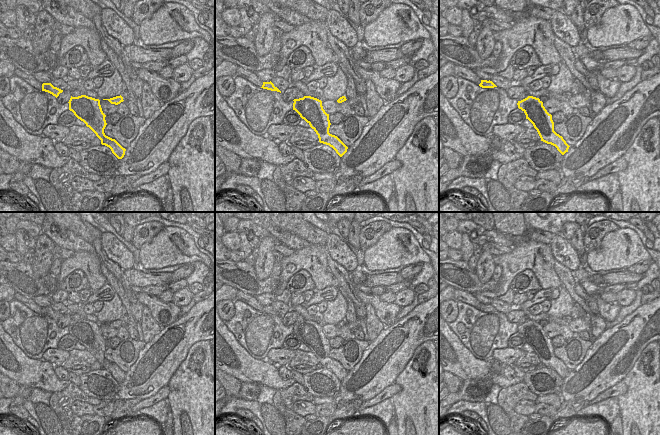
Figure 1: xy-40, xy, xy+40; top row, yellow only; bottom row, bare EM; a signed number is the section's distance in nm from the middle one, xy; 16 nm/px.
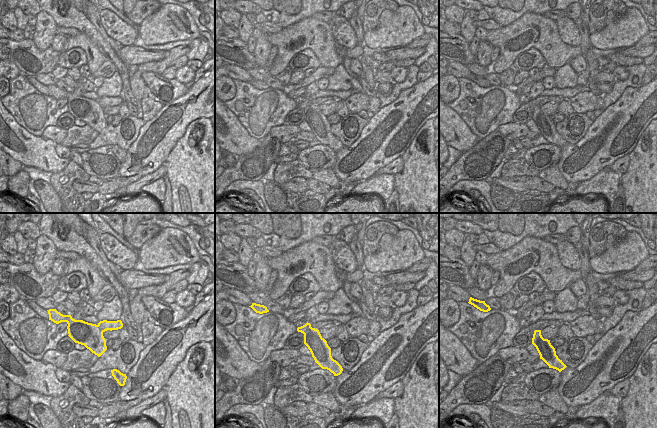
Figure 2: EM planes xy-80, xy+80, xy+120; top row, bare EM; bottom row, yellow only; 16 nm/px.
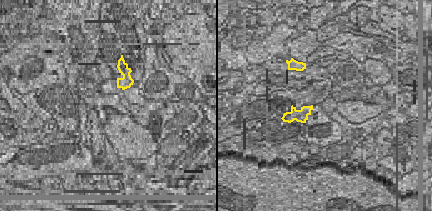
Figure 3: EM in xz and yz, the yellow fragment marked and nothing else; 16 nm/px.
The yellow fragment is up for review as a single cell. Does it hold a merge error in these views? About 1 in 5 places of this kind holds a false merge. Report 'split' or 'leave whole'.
split

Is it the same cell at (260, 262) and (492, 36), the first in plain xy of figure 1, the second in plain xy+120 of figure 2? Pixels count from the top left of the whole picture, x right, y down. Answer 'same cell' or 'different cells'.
different cells

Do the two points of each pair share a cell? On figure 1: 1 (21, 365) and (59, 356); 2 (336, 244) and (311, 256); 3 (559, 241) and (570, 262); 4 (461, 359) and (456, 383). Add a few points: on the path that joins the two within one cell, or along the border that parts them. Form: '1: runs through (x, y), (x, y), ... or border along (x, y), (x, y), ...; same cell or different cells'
1: border along (43, 359), (55, 366); different cells
2: border along (324, 245), (326, 249); different cells
3: runs through (560, 246), (569, 257); same cell
4: border along (449, 372), (462, 380); different cells

